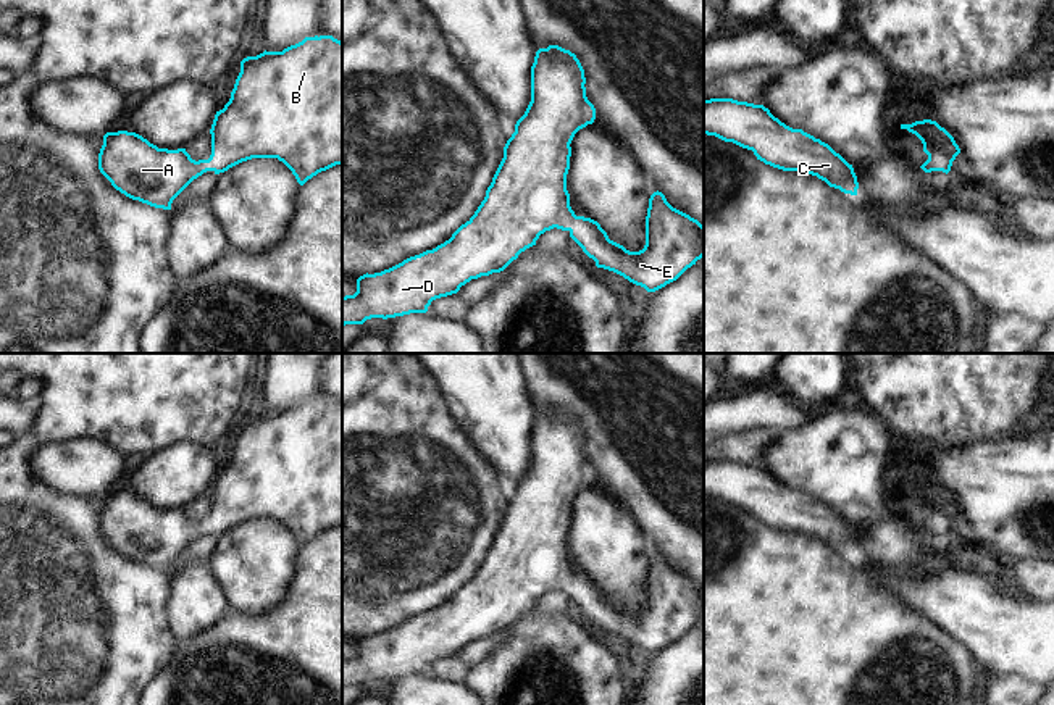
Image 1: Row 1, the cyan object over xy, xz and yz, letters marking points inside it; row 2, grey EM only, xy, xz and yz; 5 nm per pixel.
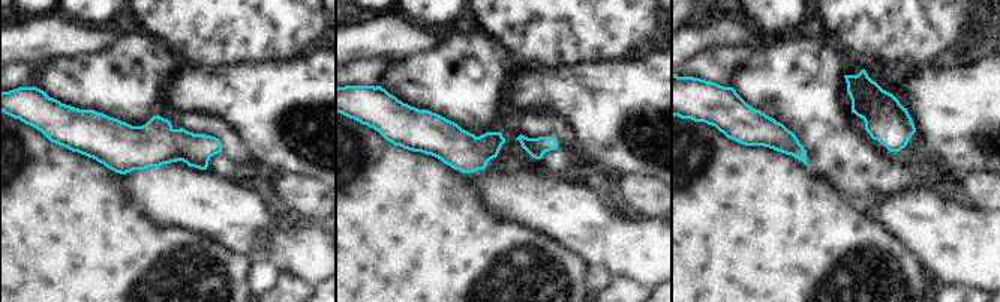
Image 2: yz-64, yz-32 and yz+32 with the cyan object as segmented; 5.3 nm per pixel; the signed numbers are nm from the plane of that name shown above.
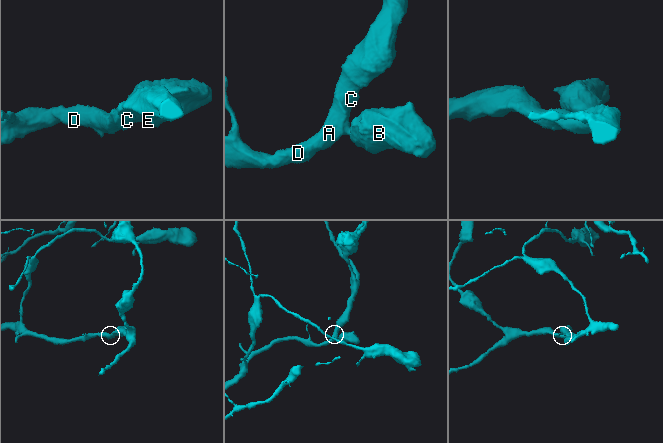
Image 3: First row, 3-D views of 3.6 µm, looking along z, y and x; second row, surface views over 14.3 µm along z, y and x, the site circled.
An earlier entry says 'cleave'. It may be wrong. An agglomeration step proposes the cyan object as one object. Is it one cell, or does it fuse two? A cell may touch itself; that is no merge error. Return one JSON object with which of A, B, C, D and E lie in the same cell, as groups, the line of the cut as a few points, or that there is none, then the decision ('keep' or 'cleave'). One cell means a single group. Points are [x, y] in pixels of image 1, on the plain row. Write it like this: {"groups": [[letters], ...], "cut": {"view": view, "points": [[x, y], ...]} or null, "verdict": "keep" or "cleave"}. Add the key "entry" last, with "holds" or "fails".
{"groups": [["A", "B", "C", "D", "E"]], "cut": null, "verdict": "keep", "entry": "fails"}

